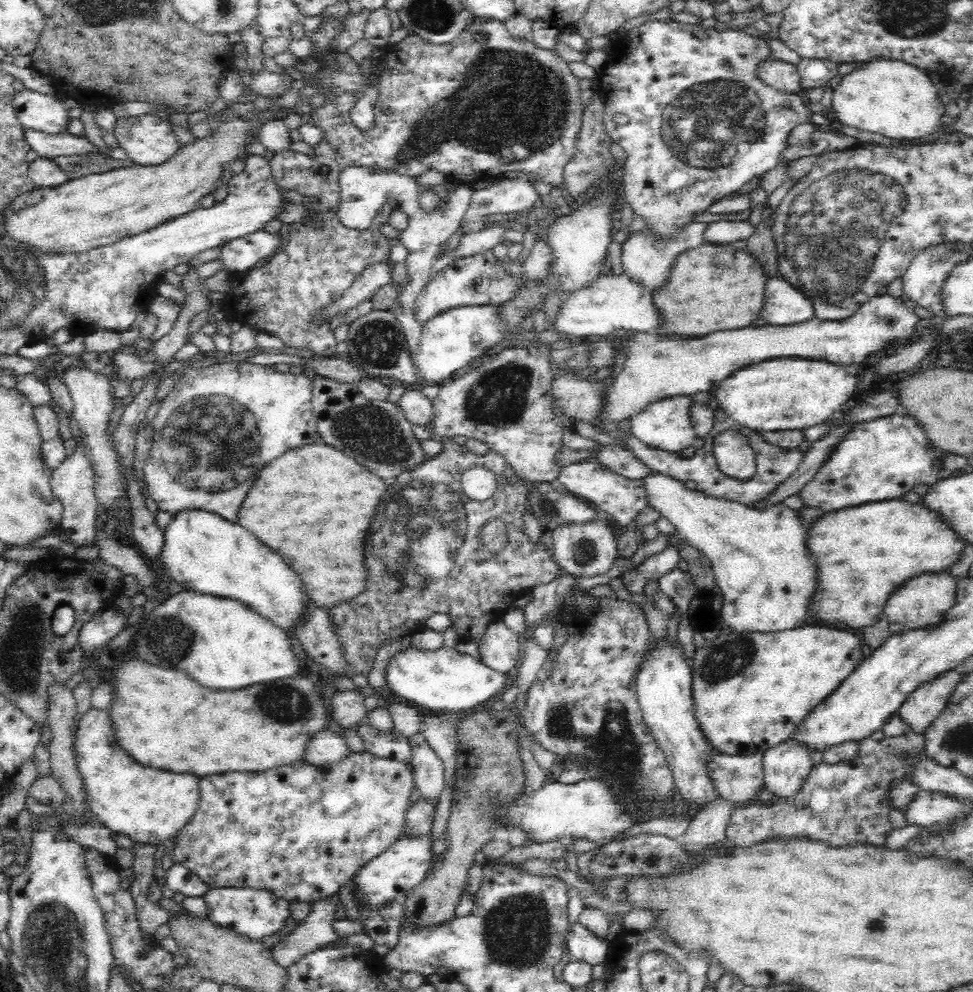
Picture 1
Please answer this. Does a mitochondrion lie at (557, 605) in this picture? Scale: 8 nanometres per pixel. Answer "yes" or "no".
no

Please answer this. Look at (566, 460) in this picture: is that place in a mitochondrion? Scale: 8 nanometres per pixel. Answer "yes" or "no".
no

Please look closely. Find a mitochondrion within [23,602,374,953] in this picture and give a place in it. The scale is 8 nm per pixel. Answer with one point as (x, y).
(171, 641)

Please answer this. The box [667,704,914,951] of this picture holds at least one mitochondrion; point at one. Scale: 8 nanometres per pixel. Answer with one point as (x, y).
(877, 924)

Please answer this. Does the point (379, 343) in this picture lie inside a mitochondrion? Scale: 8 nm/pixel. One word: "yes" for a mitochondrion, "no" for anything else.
yes

